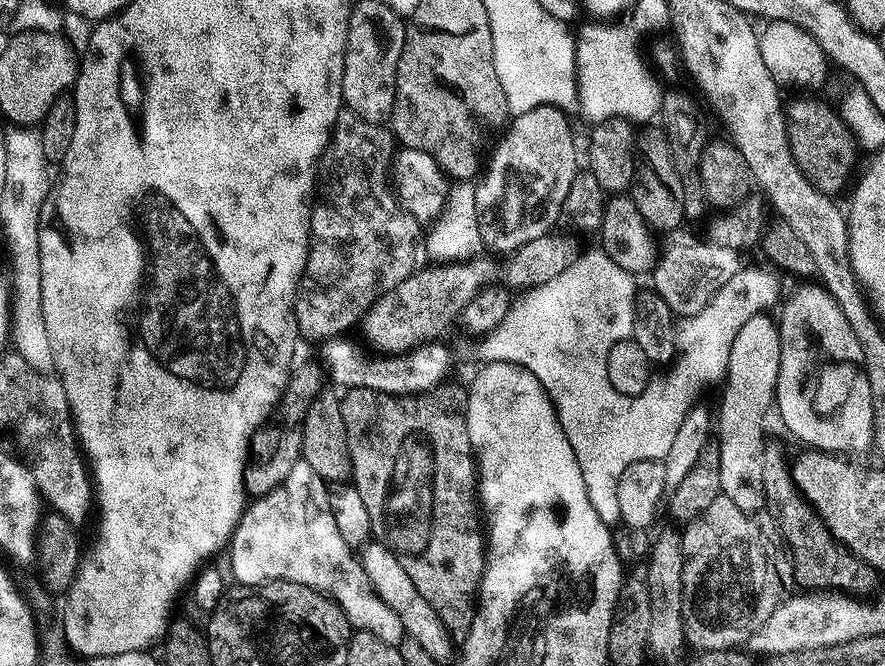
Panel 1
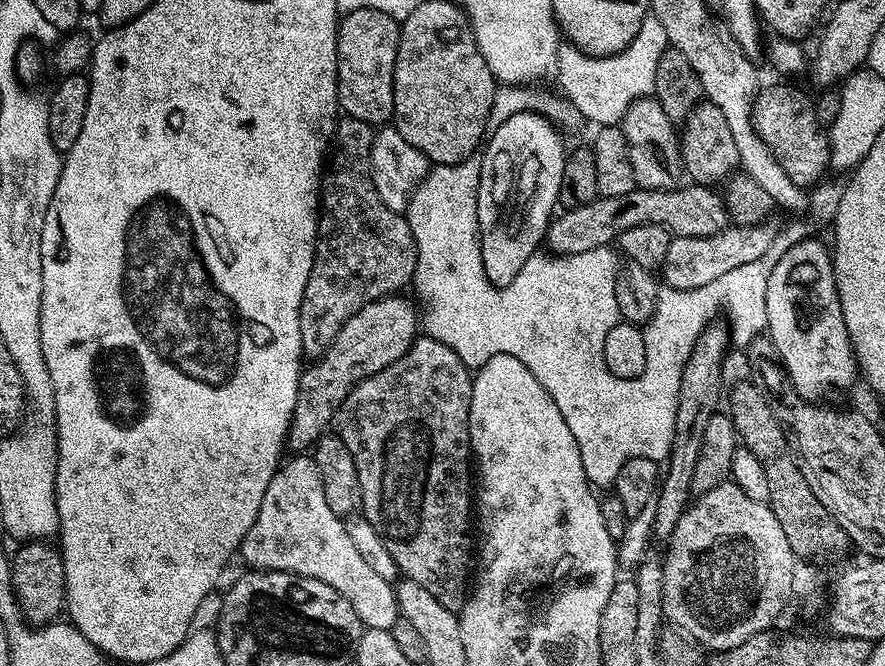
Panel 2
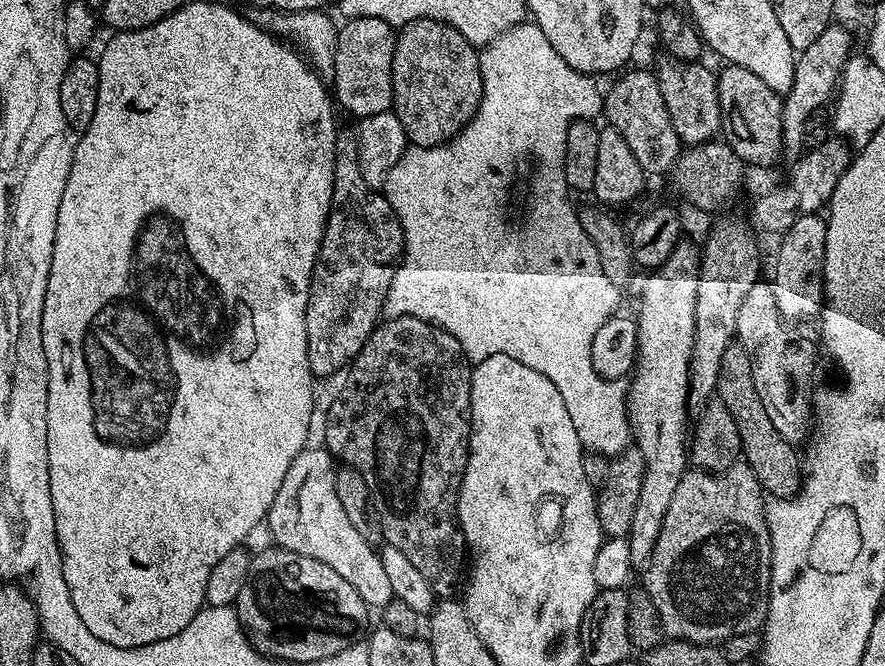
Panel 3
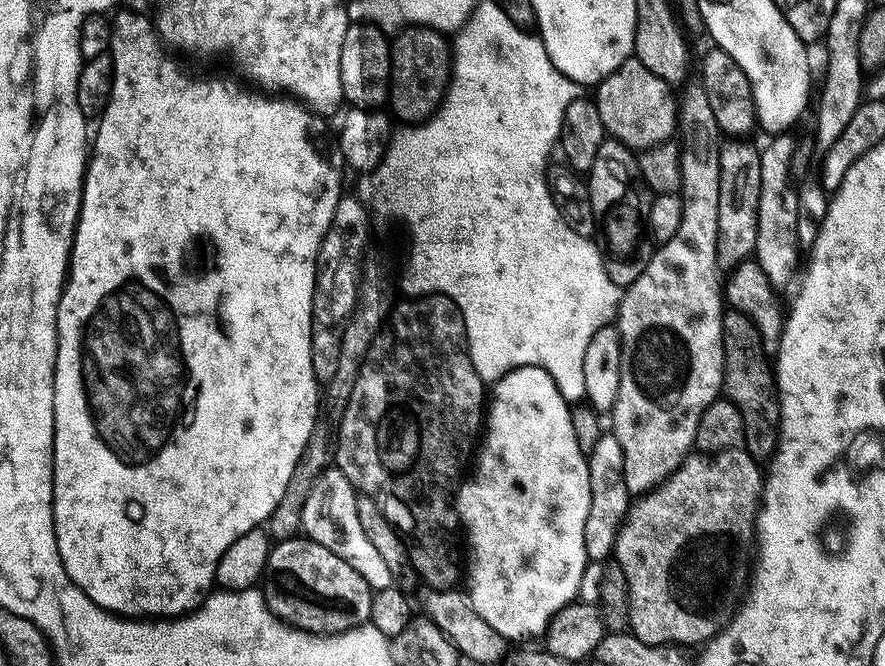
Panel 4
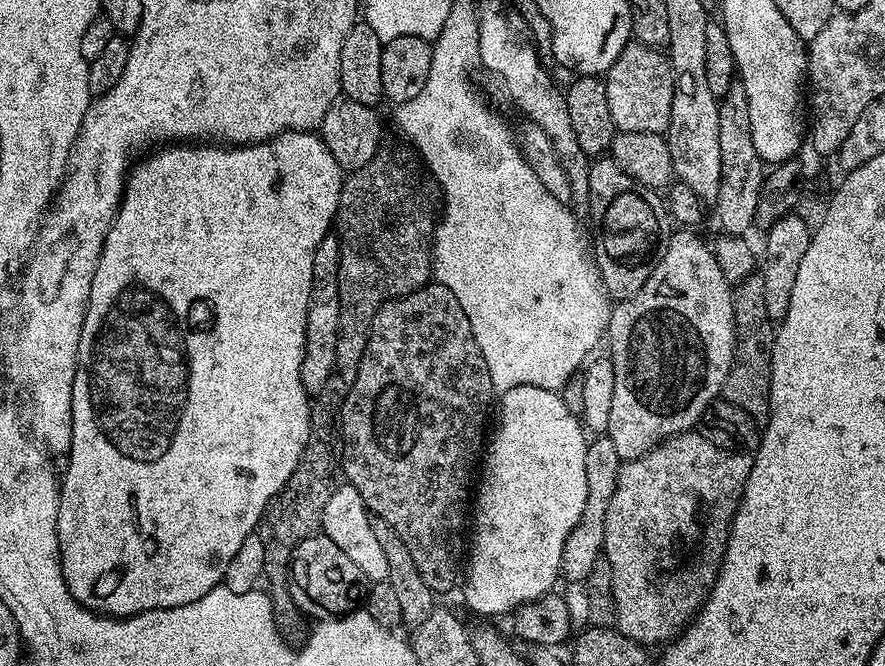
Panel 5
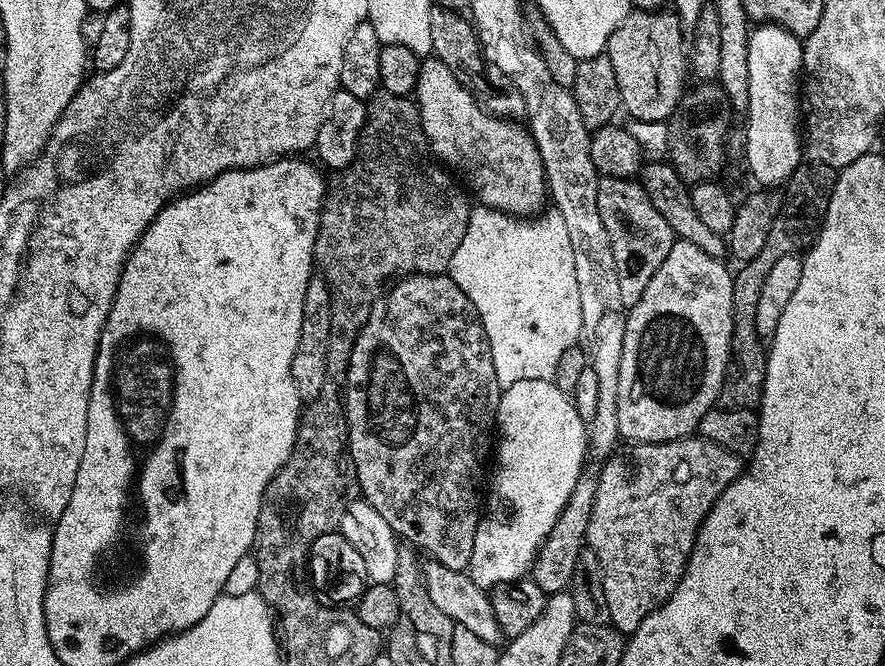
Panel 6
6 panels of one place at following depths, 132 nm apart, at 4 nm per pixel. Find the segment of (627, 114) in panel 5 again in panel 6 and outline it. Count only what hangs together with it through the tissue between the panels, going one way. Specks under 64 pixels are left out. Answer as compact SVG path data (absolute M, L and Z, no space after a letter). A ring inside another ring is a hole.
M629 11L614 34L610 34L606 53L614 66L623 111L628 111L632 120L667 121L668 115L677 111L686 91L684 72L686 76L689 67L686 33L675 11Z

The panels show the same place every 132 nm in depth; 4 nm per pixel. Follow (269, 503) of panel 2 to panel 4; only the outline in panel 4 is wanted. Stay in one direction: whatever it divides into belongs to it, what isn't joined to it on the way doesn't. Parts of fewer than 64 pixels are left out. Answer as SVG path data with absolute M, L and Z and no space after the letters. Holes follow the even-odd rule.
M325 468L312 484L312 489L308 491L308 497L302 506L300 526L303 535L318 542L318 546L326 546L326 550L338 554L342 562L354 566L354 570L358 570L358 574L362 574L362 578L366 578L366 582L374 590L391 588L394 581L390 574L390 566L378 555L374 542L370 542L370 538L366 538L365 532L362 531L358 519L357 495L356 489L348 481L346 474L342 474L340 468Z

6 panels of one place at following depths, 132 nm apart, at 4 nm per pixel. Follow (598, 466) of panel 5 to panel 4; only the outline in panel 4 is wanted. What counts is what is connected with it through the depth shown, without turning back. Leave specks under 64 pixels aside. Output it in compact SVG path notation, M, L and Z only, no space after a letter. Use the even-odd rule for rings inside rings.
M605 434L598 438L597 445L592 452L587 453L587 458L590 470L590 514L586 514L586 554L589 561L604 562L615 553L616 539L630 507L624 454L622 446L618 446L618 438Z

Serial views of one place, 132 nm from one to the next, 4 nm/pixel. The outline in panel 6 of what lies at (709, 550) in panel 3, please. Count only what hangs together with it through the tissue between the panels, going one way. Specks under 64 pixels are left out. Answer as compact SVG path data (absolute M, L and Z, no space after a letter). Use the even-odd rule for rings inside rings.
M696 434L682 440L624 447L603 461L604 469L598 472L586 544L602 562L611 627L631 634L642 626L642 618L674 594L702 522L722 490L740 477L742 460Z

